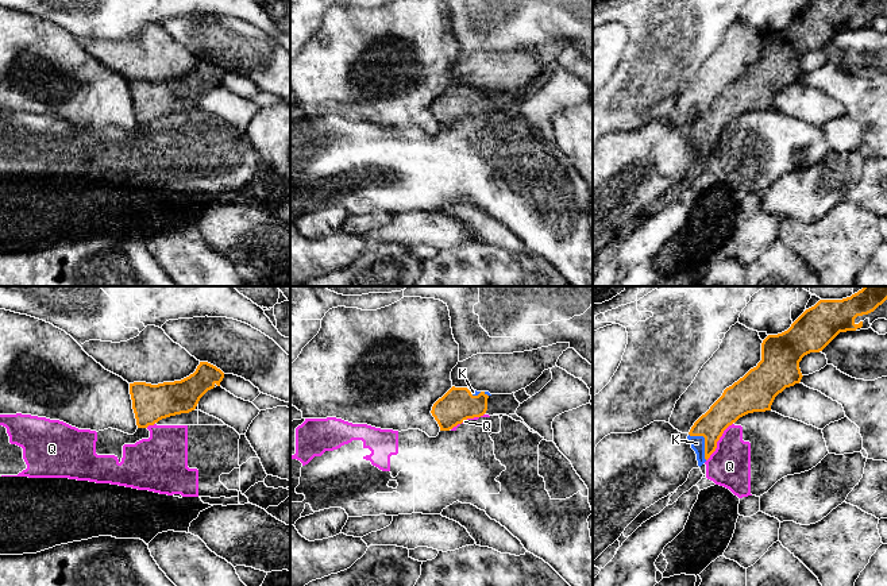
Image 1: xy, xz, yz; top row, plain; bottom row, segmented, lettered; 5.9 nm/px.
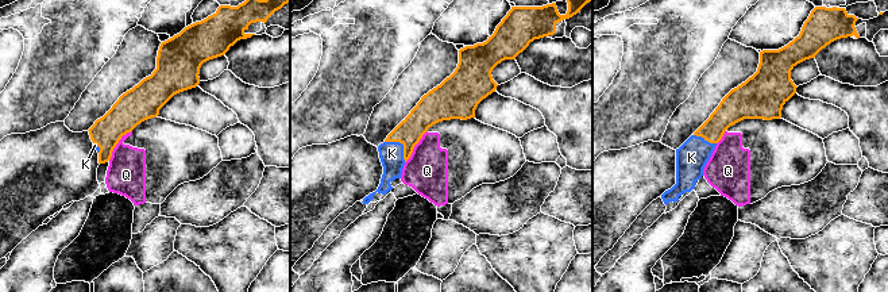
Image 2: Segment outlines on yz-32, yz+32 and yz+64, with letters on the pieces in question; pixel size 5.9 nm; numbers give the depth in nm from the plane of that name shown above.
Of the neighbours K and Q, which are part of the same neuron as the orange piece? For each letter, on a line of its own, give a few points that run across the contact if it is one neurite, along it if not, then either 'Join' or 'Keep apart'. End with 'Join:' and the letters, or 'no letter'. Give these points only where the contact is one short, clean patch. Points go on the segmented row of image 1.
K: Line: yz (728, 408), (705, 432), (705, 442), (697, 443). Join
Q: Line: yz (732, 423), (724, 431), (716, 450), (706, 461). Keep apart
Join: K

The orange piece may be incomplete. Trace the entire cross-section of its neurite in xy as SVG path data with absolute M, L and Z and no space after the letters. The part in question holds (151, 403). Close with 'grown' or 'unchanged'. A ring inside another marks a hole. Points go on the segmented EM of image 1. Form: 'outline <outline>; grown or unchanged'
outline M200 362L189 377L151 385L130 383L132 409L138 428L147 428L162 419L189 413L196 409L200 398L224 378L224 373L208 362Z; unchanged

